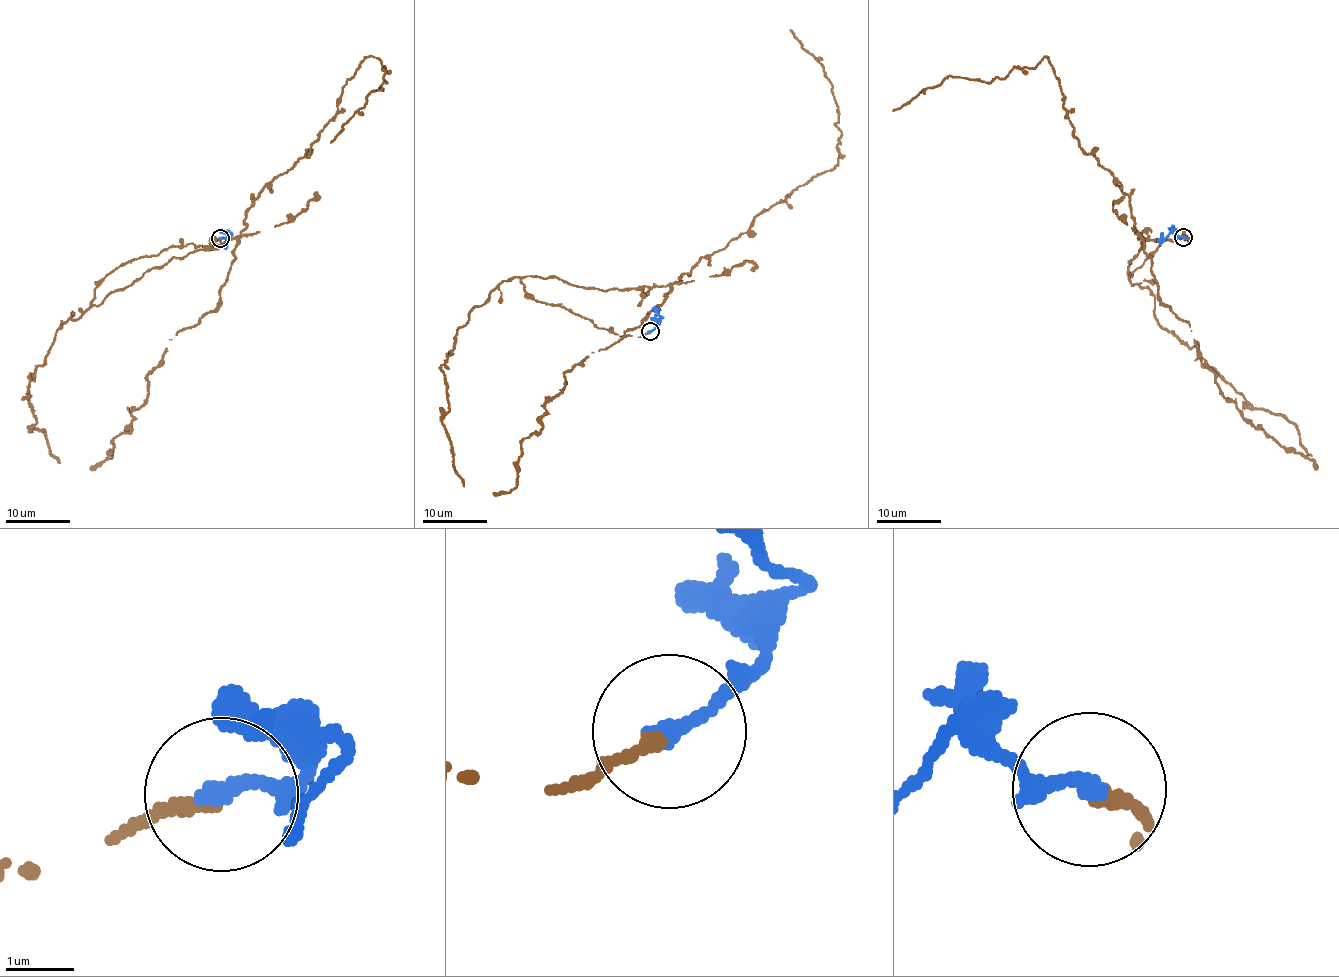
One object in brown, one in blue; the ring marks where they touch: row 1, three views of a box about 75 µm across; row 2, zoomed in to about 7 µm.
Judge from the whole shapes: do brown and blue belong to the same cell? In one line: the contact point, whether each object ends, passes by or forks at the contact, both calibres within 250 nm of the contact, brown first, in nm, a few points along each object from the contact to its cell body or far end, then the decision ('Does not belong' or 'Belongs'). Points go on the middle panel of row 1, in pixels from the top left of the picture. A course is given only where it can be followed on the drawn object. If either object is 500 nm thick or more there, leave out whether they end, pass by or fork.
Place: (650, 331). At the ring brown ends. At the ring blue ends. Thickness 200 nm (brown) against 240 nm. Course of brown: (649, 331), (599, 328), (537, 301), (521, 280), (605, 291), (671, 285), (838, 163), (832, 84), (790, 30). Course of blue: (649, 331), (661, 319), (654, 306). Belongs

